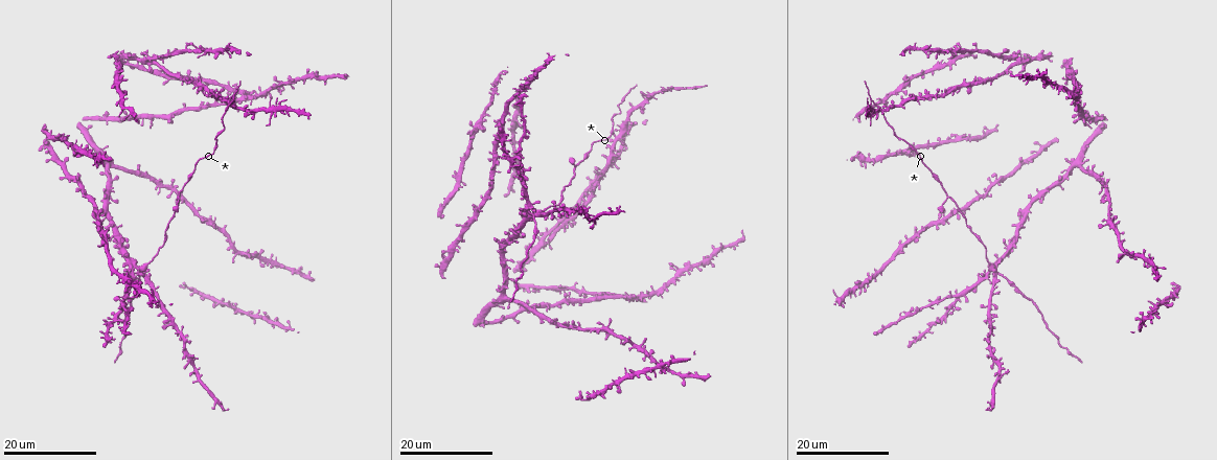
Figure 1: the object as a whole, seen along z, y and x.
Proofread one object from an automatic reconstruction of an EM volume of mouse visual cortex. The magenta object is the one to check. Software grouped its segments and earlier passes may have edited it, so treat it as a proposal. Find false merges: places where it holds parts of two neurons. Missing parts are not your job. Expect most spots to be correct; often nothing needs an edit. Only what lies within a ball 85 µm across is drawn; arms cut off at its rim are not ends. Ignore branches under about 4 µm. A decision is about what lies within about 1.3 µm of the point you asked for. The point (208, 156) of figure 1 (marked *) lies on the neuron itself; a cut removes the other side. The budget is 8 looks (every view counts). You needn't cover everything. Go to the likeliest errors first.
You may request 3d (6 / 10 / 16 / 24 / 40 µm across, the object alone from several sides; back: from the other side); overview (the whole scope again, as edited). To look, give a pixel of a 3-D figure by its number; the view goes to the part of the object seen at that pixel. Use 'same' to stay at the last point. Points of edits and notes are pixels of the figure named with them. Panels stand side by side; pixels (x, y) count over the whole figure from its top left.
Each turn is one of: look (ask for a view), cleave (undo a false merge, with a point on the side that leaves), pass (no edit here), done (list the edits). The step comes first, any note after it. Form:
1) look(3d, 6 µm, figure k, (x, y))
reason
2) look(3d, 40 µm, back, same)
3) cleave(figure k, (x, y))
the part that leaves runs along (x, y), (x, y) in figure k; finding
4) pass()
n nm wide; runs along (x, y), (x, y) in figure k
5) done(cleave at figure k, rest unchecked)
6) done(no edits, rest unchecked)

look(3d, 16 µm, figure 1, (624, 101))
side arm on a straight run

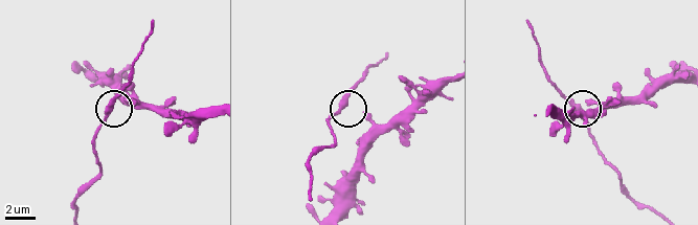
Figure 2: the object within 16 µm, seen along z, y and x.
look(3d, 10 µm, figure 2, (576, 107))

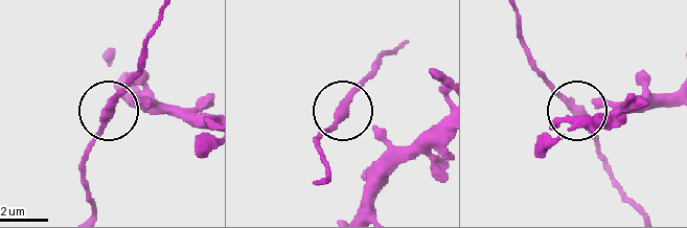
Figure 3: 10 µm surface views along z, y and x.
pass()
290 nm wide; runs along (317, 181), (329, 168), (319, 137), (375, 69) in figure 3; one neuron here

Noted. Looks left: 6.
look(3d, 24 µm, figure 1, (1020, 62))
three arms meet

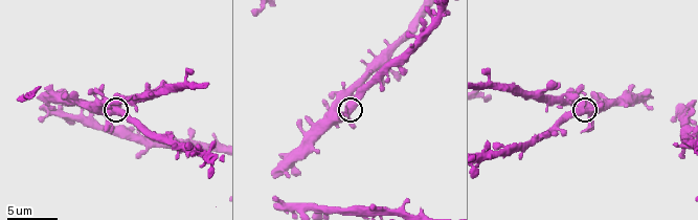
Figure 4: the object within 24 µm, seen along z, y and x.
look(3d, 6 µm, figure 4, (585, 112))

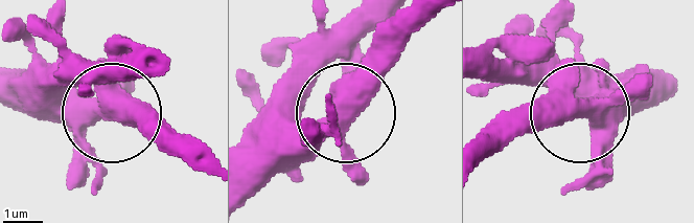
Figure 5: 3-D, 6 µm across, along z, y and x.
look(3d, 6 µm, back, figure 5, (579, 108))
other side

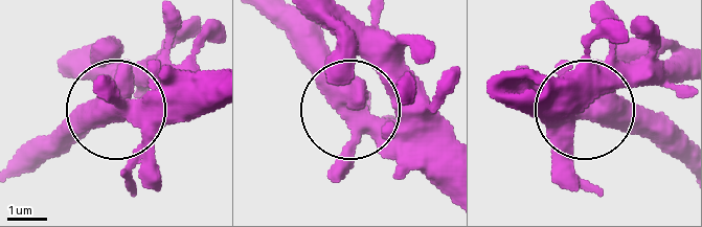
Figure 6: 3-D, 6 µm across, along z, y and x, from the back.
pass()
3 arms; all the same neuron

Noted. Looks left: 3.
look(3d, 16 µm, figure 1, (954, 298))
four or more arms meet

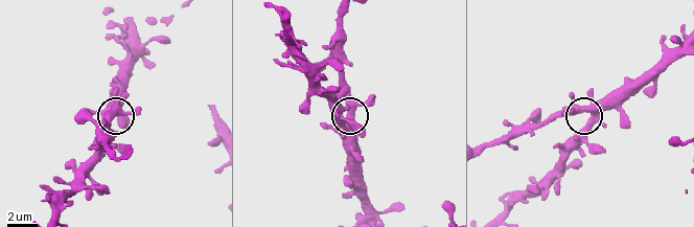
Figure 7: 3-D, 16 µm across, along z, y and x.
look(3d, 6 µm, figure 7, (588, 112))

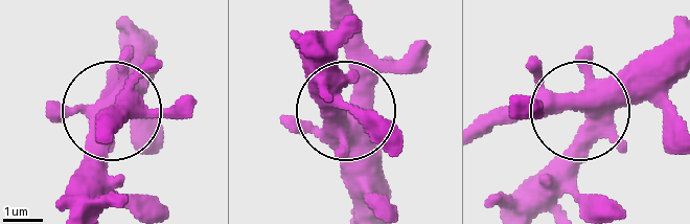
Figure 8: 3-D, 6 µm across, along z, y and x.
pass()
runs along (677, 37), (627, 64), (588, 104), (574, 174), (551, 200) in figure 8; all the same neuron

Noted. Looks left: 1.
done(no edits, rest unchecked)

